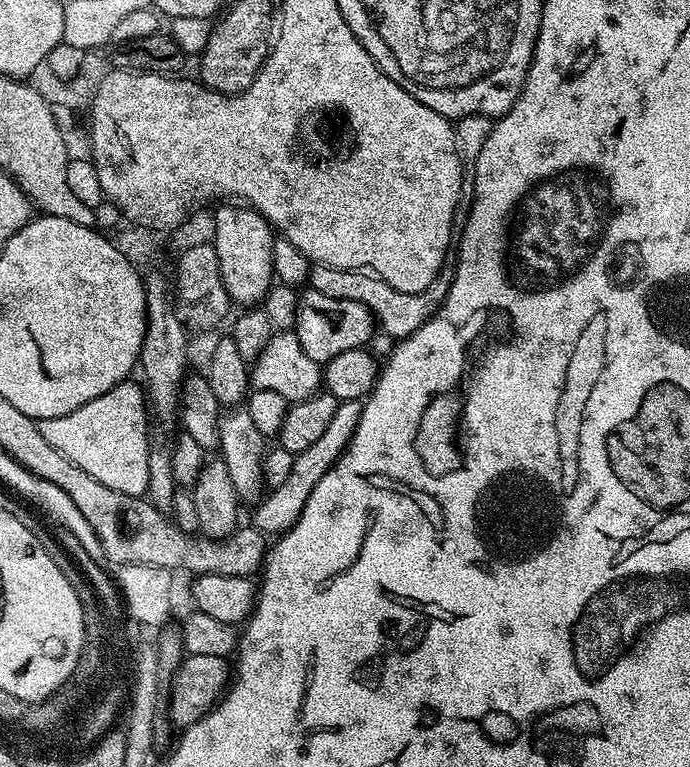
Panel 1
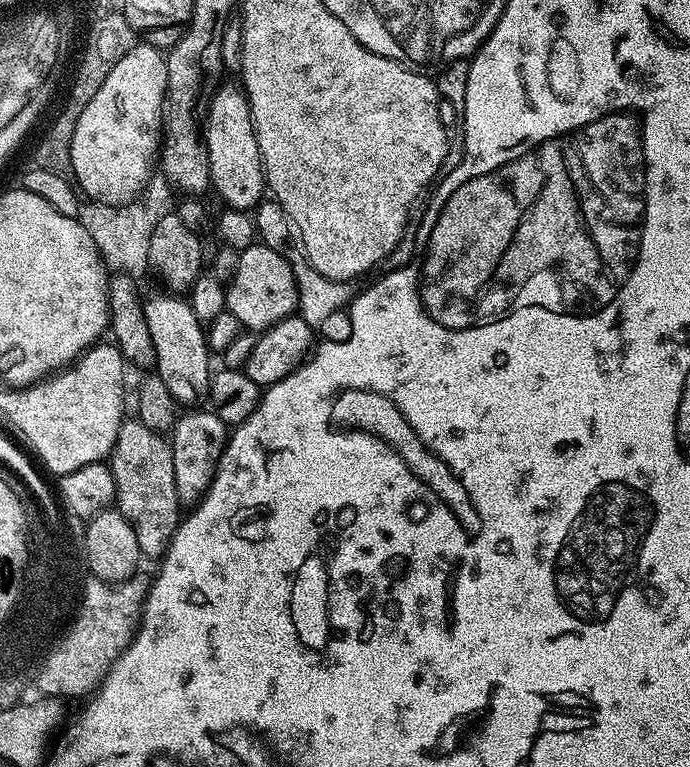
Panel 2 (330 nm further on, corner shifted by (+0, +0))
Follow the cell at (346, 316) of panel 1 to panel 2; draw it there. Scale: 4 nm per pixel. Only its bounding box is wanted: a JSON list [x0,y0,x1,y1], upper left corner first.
[226,242,299,334]

